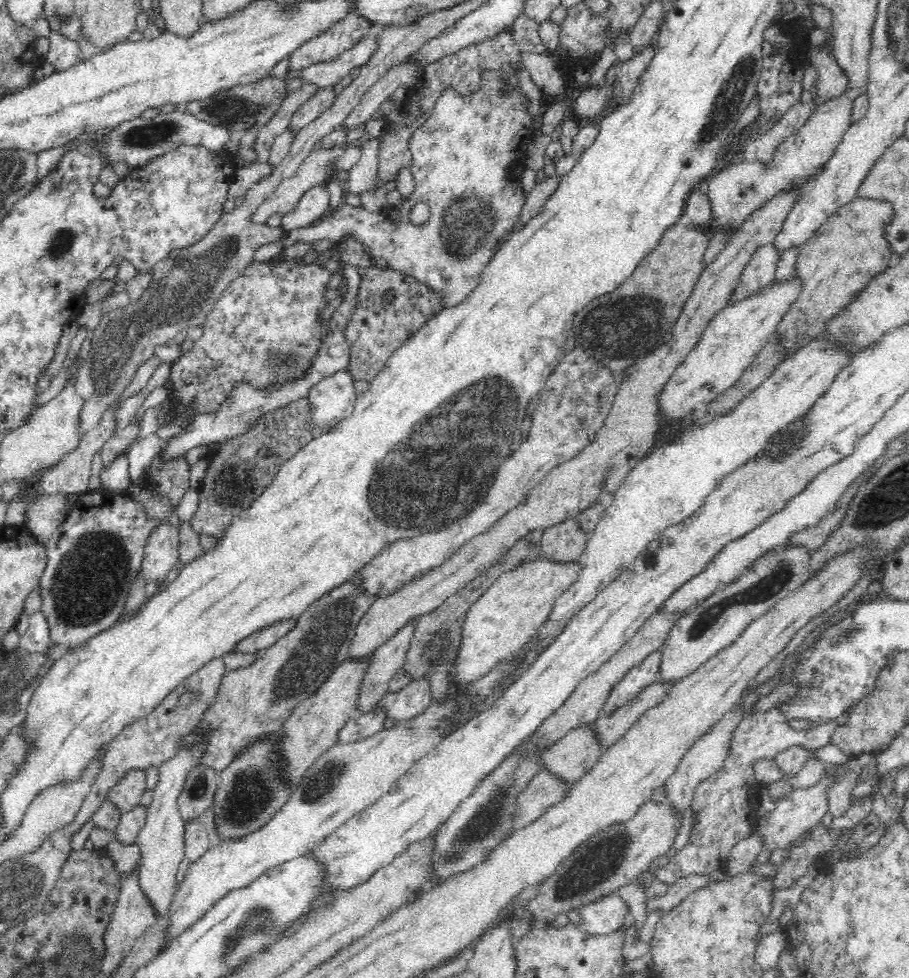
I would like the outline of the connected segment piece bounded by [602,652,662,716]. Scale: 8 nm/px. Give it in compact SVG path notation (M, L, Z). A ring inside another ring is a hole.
M654 652L639 666L632 668L626 676L610 692L610 698L603 706L602 715L610 716L623 704L634 700L634 697L644 688L650 687L656 680L660 670L661 652Z

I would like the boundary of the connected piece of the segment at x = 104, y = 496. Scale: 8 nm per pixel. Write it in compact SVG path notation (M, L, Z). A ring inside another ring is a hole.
M102 487L100 489L92 490L91 492L84 492L80 494L75 503L70 506L70 512L68 512L68 518L63 523L57 526L56 532L53 532L47 545L48 562L41 576L40 584L37 589L43 597L42 611L48 620L50 628L50 641L56 643L59 646L60 651L66 651L68 648L75 647L80 644L84 639L94 636L95 633L102 632L103 629L110 628L111 625L116 624L124 616L124 606L126 606L126 596L128 596L128 590L134 580L135 574L141 570L141 562L143 559L143 548L146 544L146 539L150 534L150 531L159 525L162 520L148 520L143 513L142 505L133 498L130 498L127 491L112 490L110 488Z

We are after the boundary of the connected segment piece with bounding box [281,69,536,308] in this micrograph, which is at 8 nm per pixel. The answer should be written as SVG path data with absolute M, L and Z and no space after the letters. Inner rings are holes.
M482 69L479 77L479 87L465 95L454 85L448 85L438 95L428 117L408 138L408 149L412 154L409 169L416 184L409 199L404 200L403 208L395 209L393 215L376 216L362 207L342 203L315 224L285 231L281 238L284 248L294 246L296 242L336 242L344 237L354 237L374 256L374 263L404 270L434 291L442 293L442 308L460 304L478 286L484 267L493 260L501 243L522 216L528 192L522 186L522 172L516 174L514 166L523 160L528 143L536 134L534 114L530 114L530 97L520 84L506 88L500 69ZM418 201L430 205L430 220L424 226L409 223L409 210Z

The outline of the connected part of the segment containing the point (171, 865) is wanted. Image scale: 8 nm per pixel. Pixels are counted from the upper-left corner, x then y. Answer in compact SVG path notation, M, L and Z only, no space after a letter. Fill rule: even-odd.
M202 747L178 750L172 758L161 763L158 784L153 790L153 800L147 806L145 823L135 840L141 853L136 871L139 885L158 917L166 916L177 891L175 887L180 879L178 867L185 853L185 820L179 813L177 798L188 771L197 764L197 756L201 750Z

